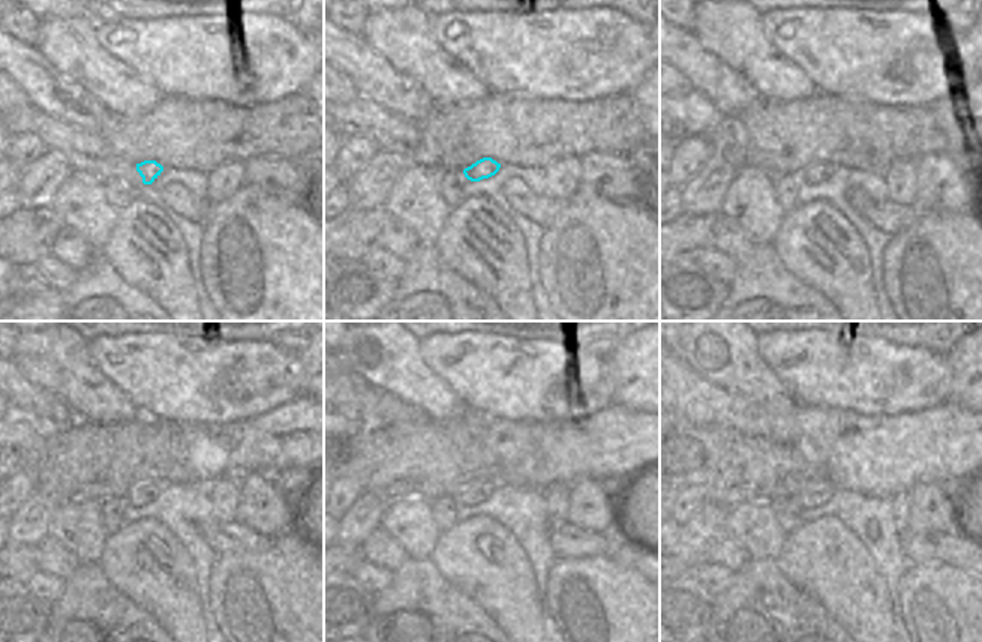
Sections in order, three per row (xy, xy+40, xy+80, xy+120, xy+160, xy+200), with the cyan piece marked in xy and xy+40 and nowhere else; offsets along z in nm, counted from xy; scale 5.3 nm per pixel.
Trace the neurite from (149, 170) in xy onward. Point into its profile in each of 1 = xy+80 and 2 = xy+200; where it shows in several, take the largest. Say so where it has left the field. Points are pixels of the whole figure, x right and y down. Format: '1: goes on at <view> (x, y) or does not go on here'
1: goes on at xy+80 (819, 171)
2: goes on at xy+200 (814, 494)

